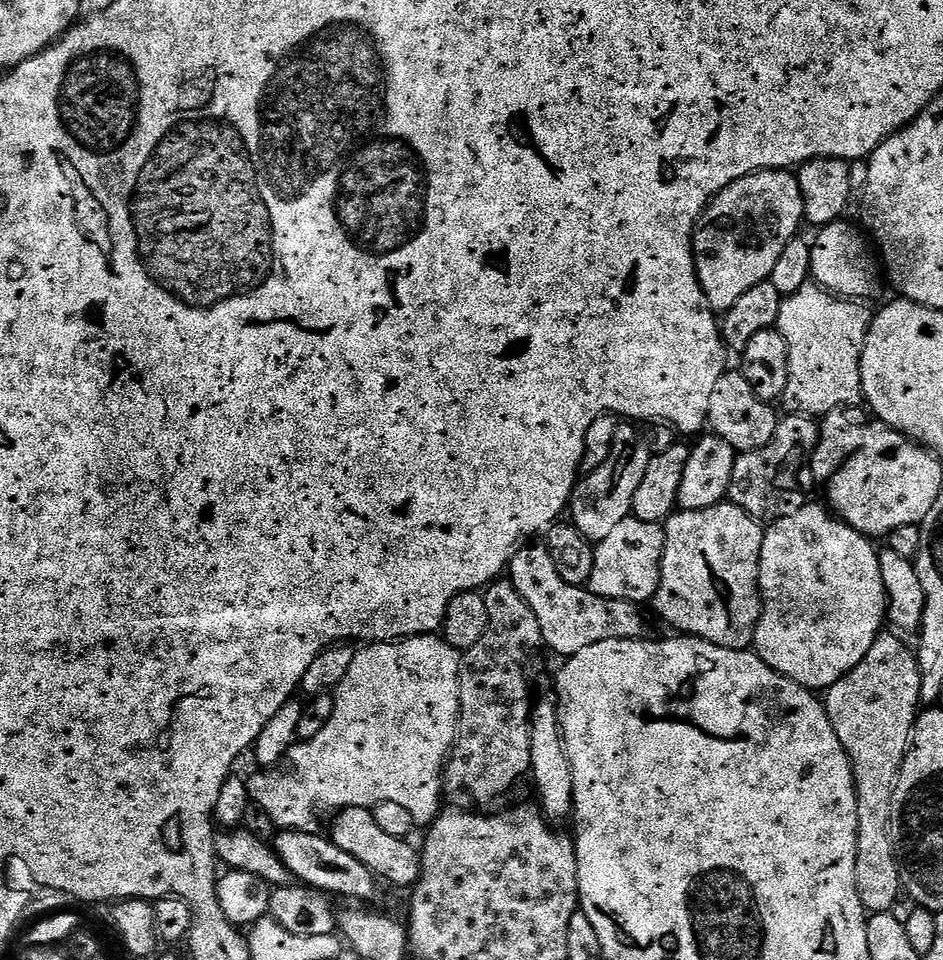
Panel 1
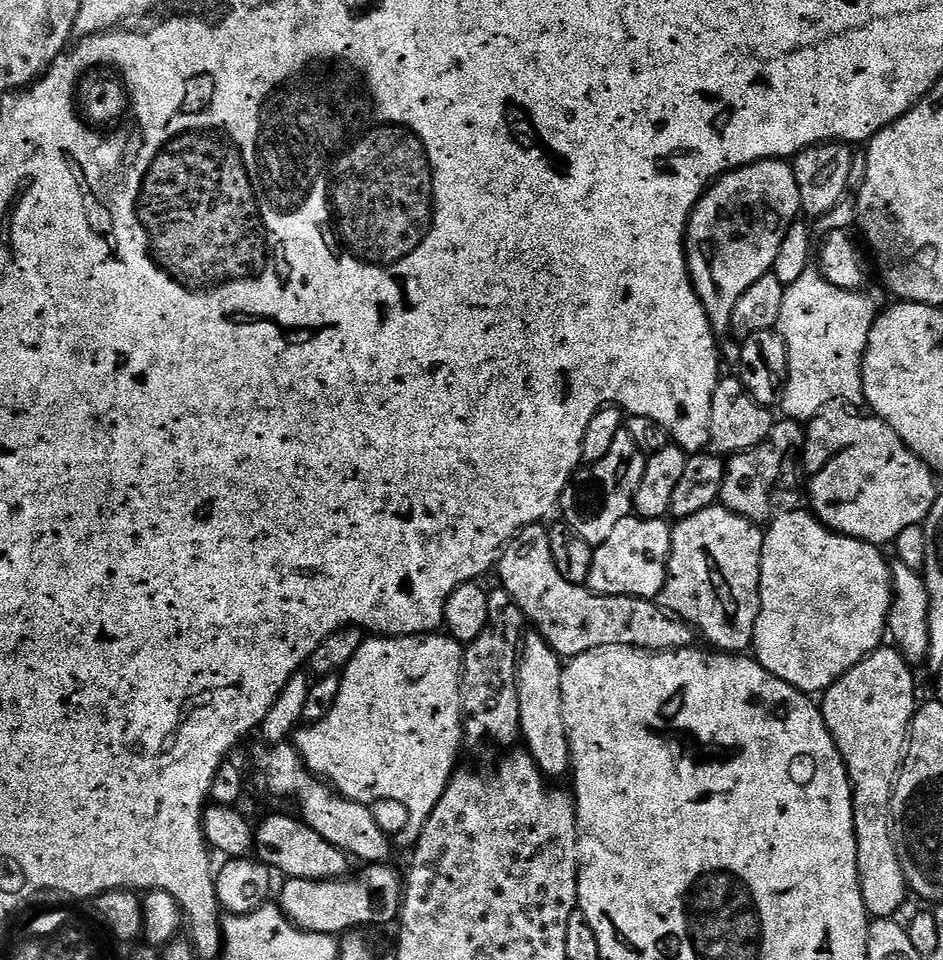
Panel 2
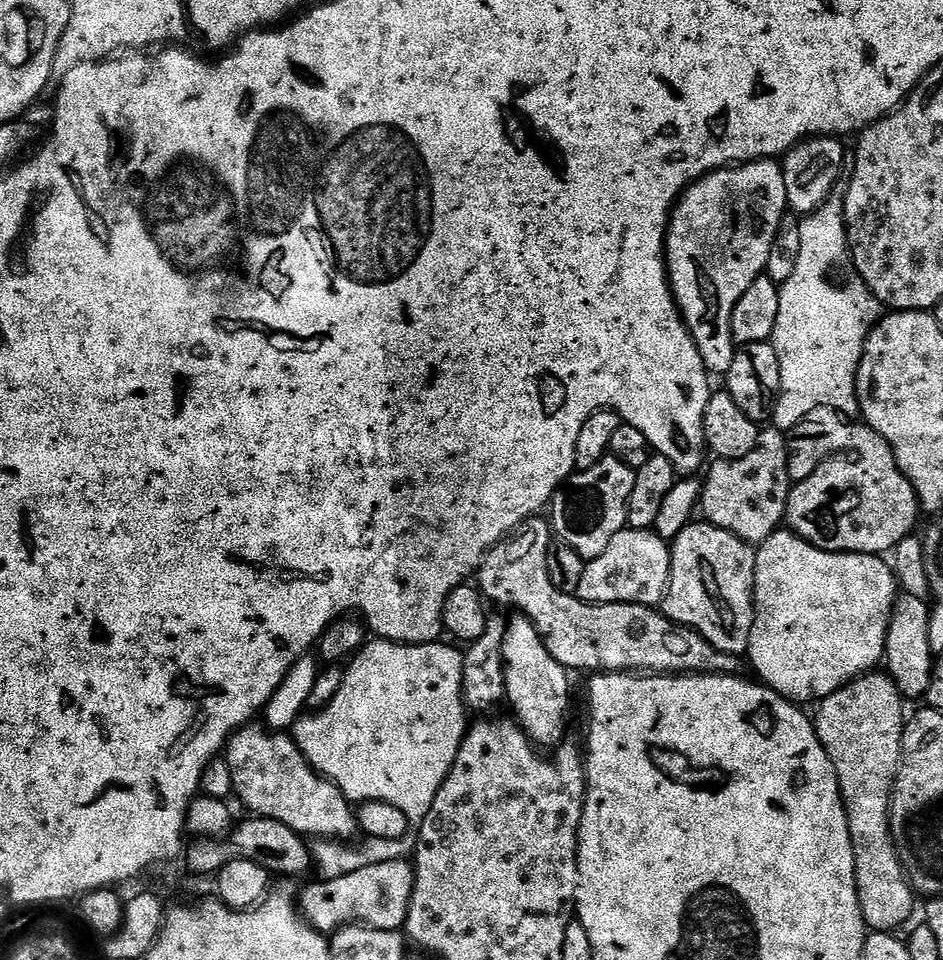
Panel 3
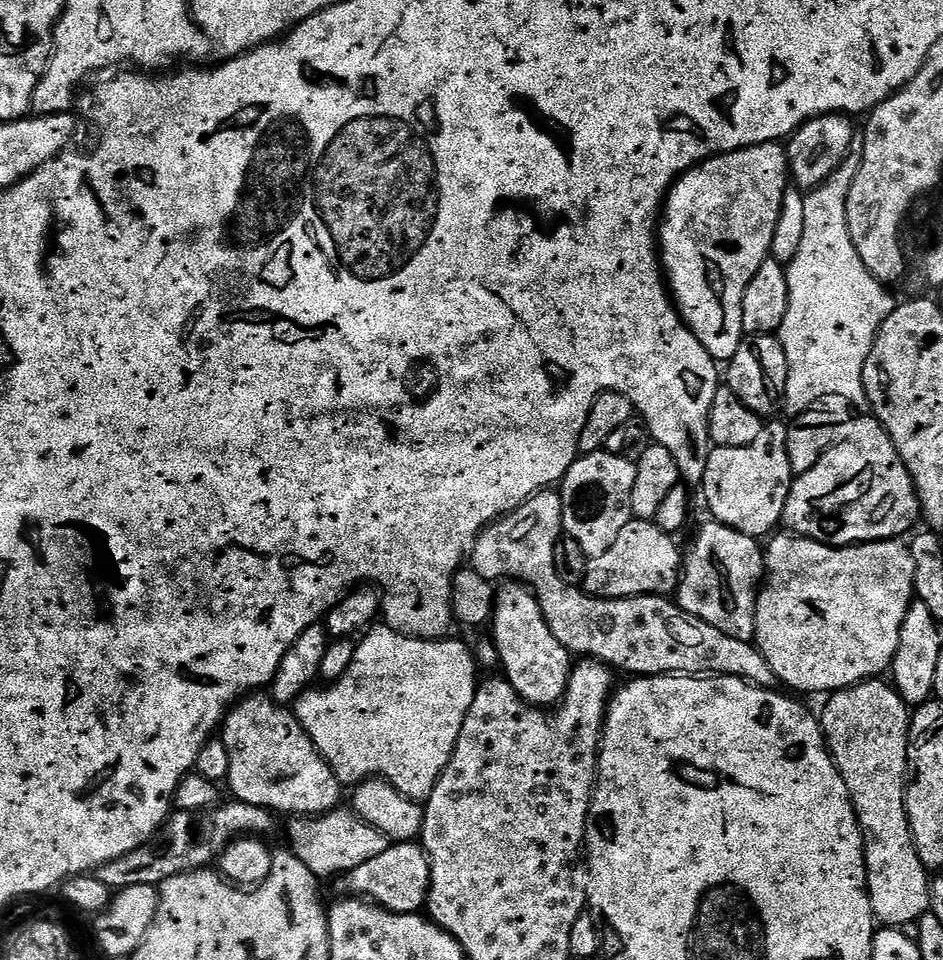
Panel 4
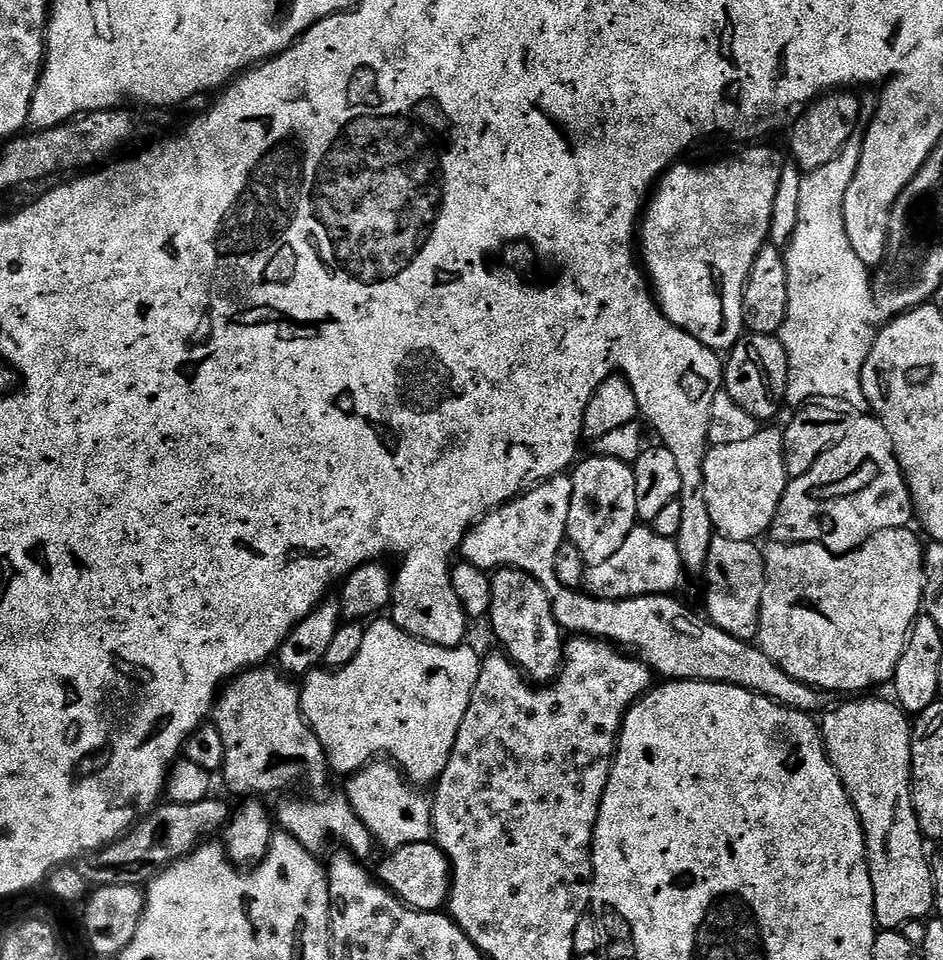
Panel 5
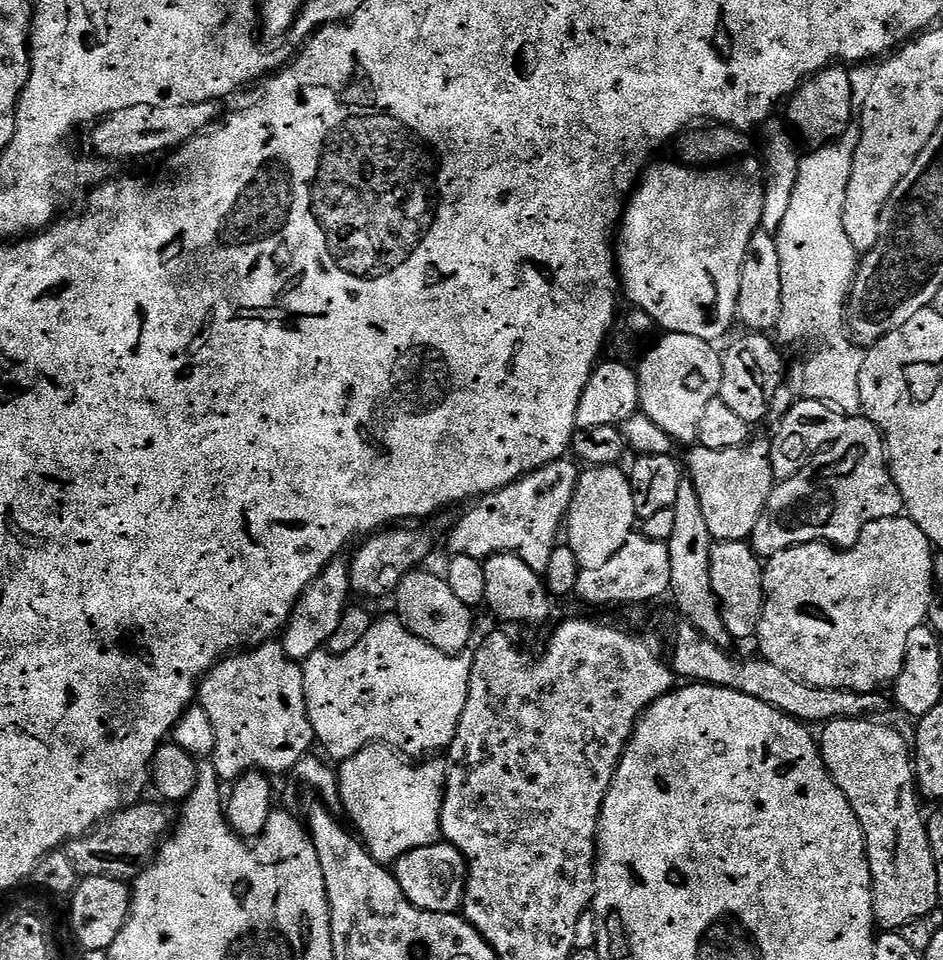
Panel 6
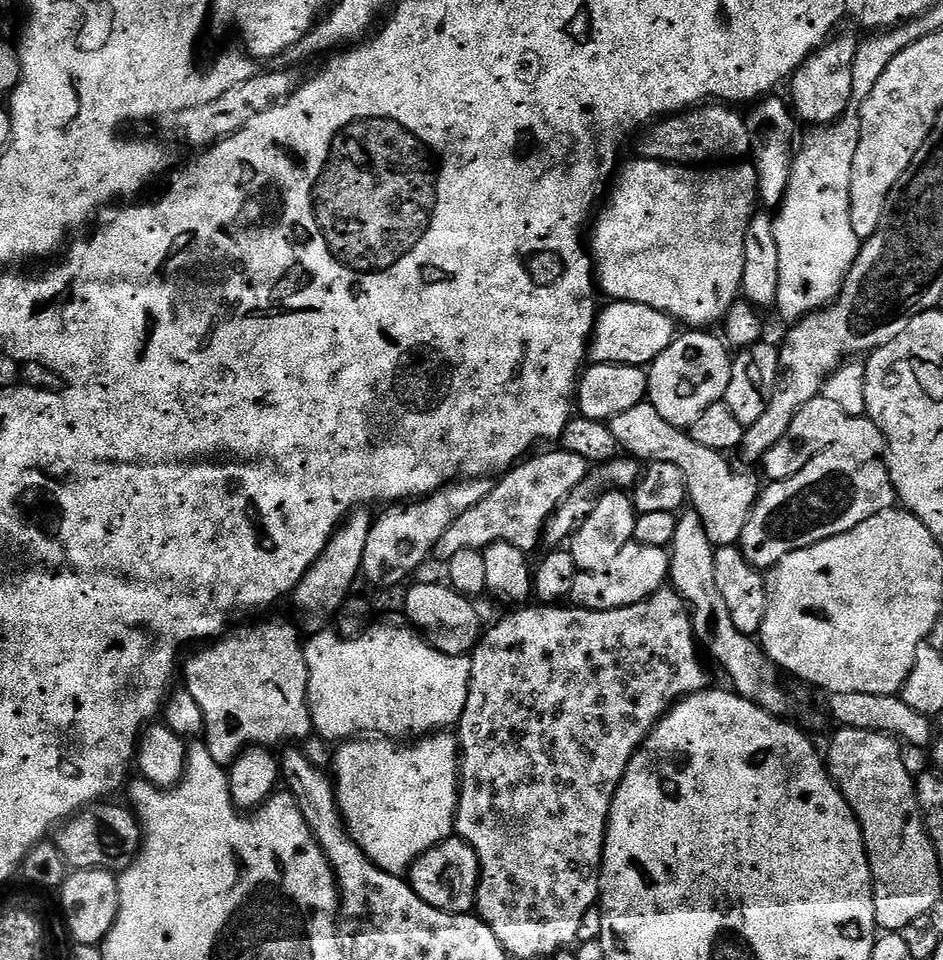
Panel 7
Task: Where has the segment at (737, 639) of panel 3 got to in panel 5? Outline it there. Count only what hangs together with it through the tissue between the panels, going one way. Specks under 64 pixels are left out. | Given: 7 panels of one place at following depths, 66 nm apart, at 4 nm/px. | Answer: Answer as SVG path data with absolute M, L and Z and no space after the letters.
M713 535L706 569L708 593L704 596L704 604L708 607L707 619L726 630L726 634L749 642L755 641L760 635L760 607L764 593L766 556L756 547L757 545L750 540Z

